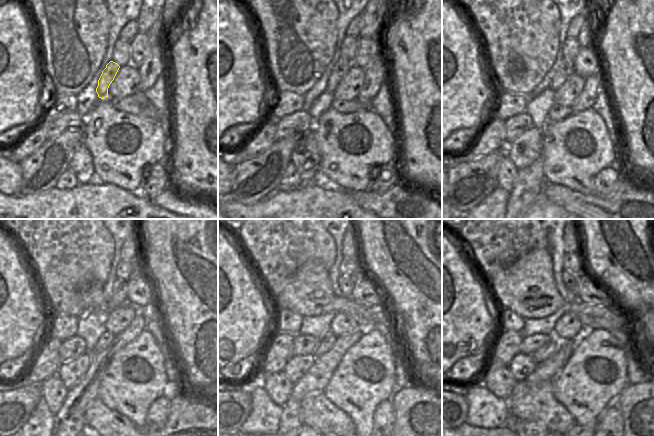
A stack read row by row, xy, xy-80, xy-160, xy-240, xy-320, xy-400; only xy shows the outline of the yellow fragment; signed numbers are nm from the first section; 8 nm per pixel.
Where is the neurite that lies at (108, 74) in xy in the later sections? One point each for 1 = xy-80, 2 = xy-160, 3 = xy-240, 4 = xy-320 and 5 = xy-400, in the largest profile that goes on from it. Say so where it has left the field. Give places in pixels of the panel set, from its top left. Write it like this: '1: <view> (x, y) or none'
1: xy-80 (340, 69)
2: xy-160 (566, 68)
3: xy-240 (119, 297)
4: xy-320 (346, 283)
5: xy-400 (570, 280)

